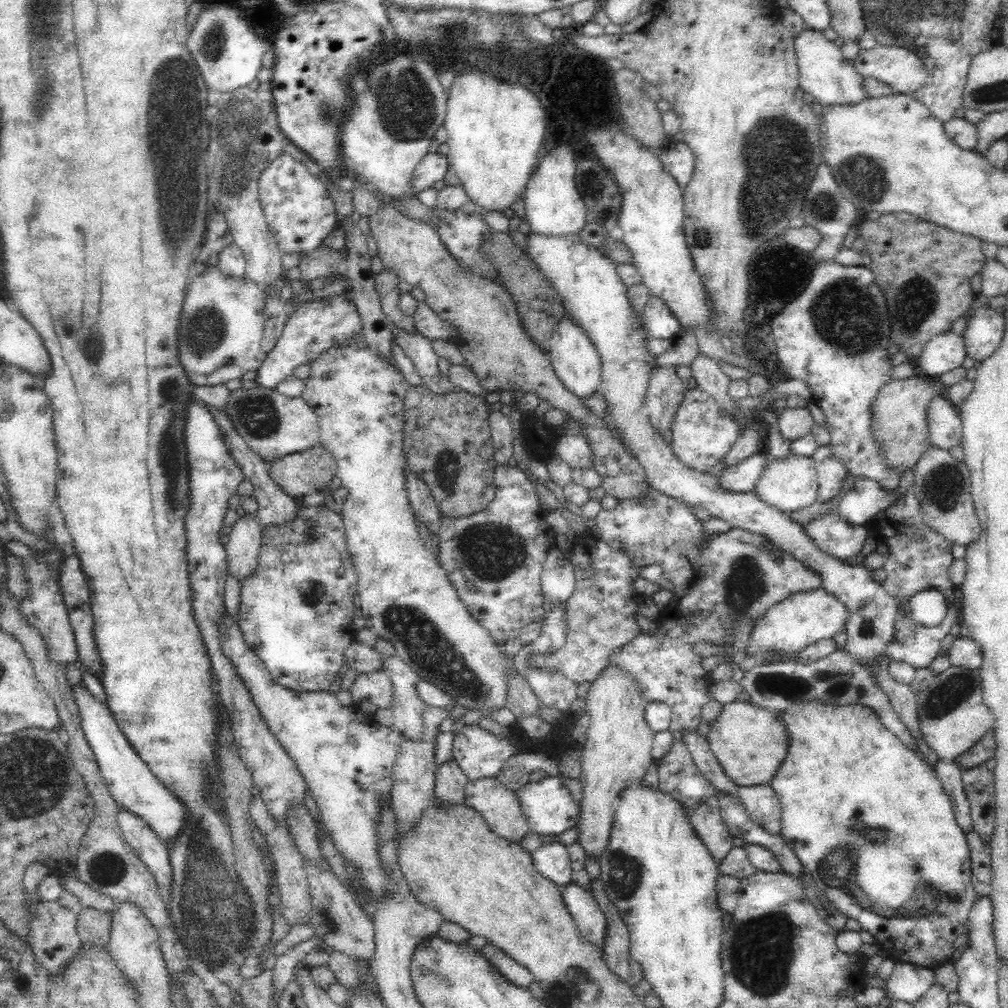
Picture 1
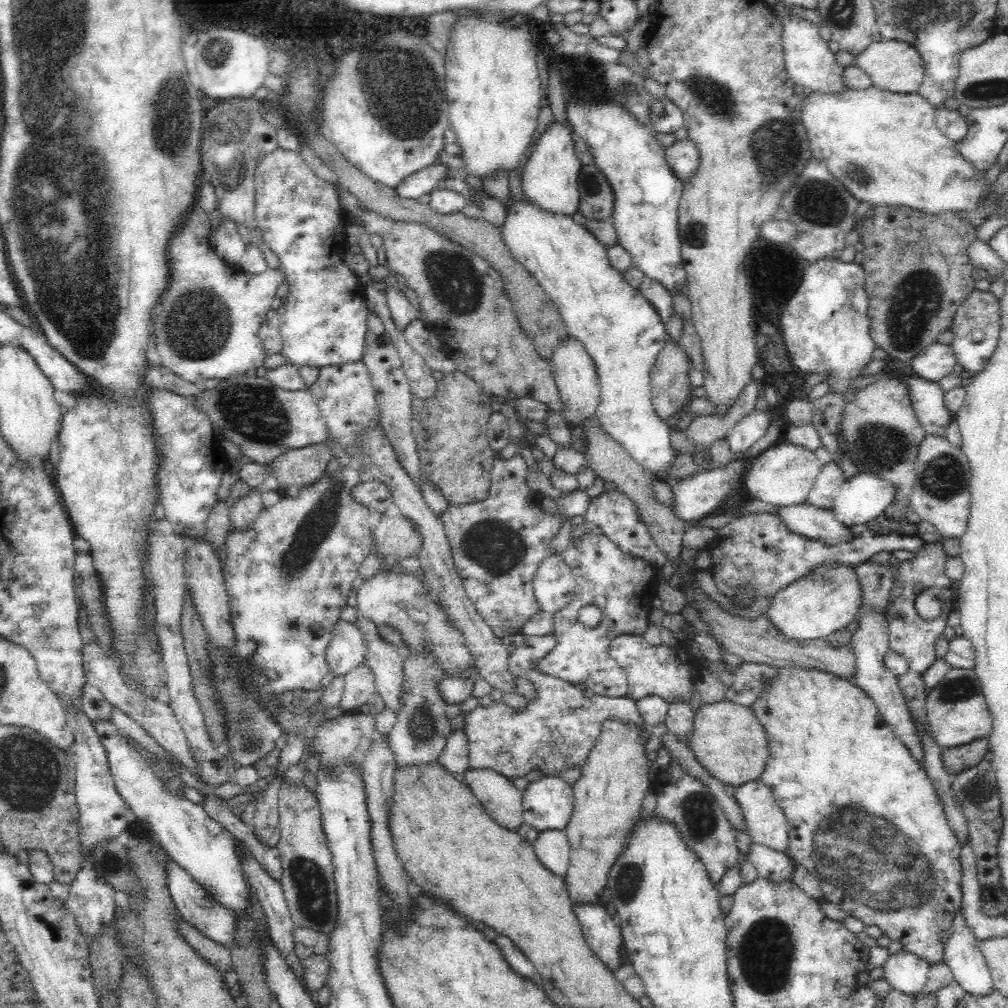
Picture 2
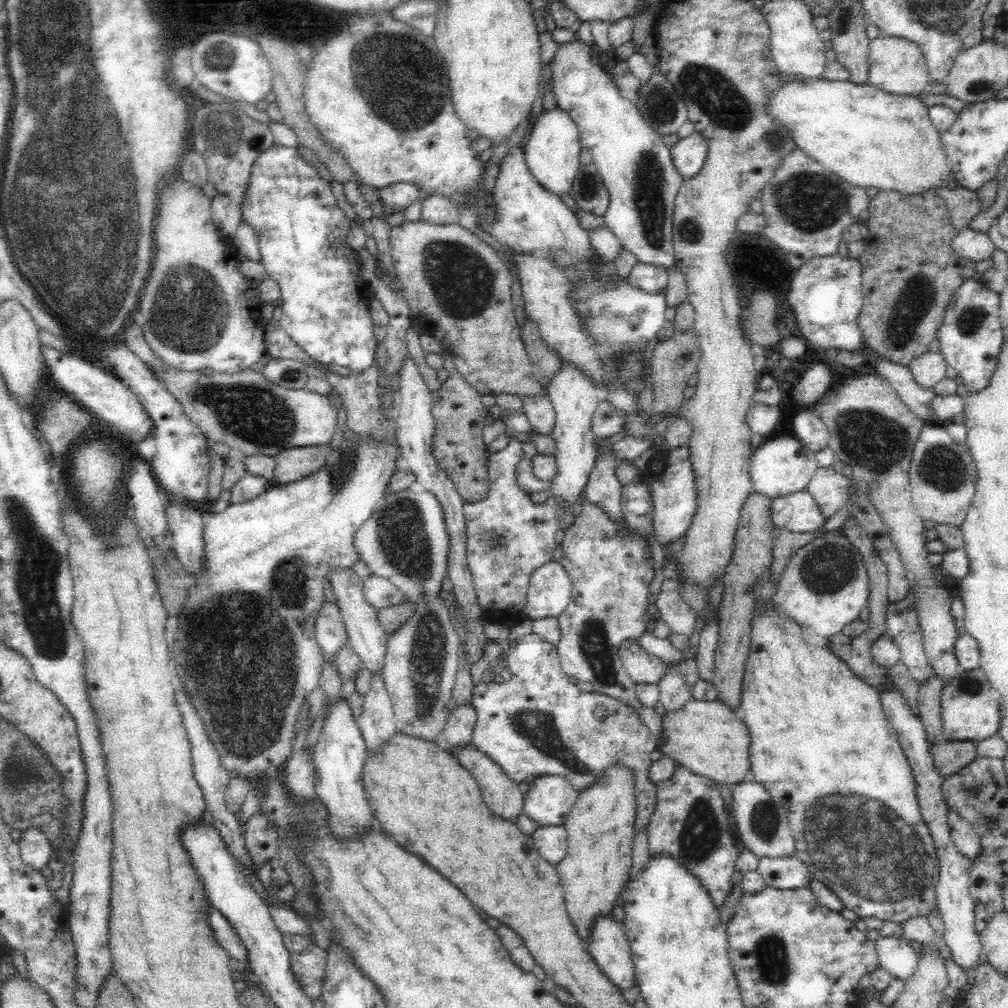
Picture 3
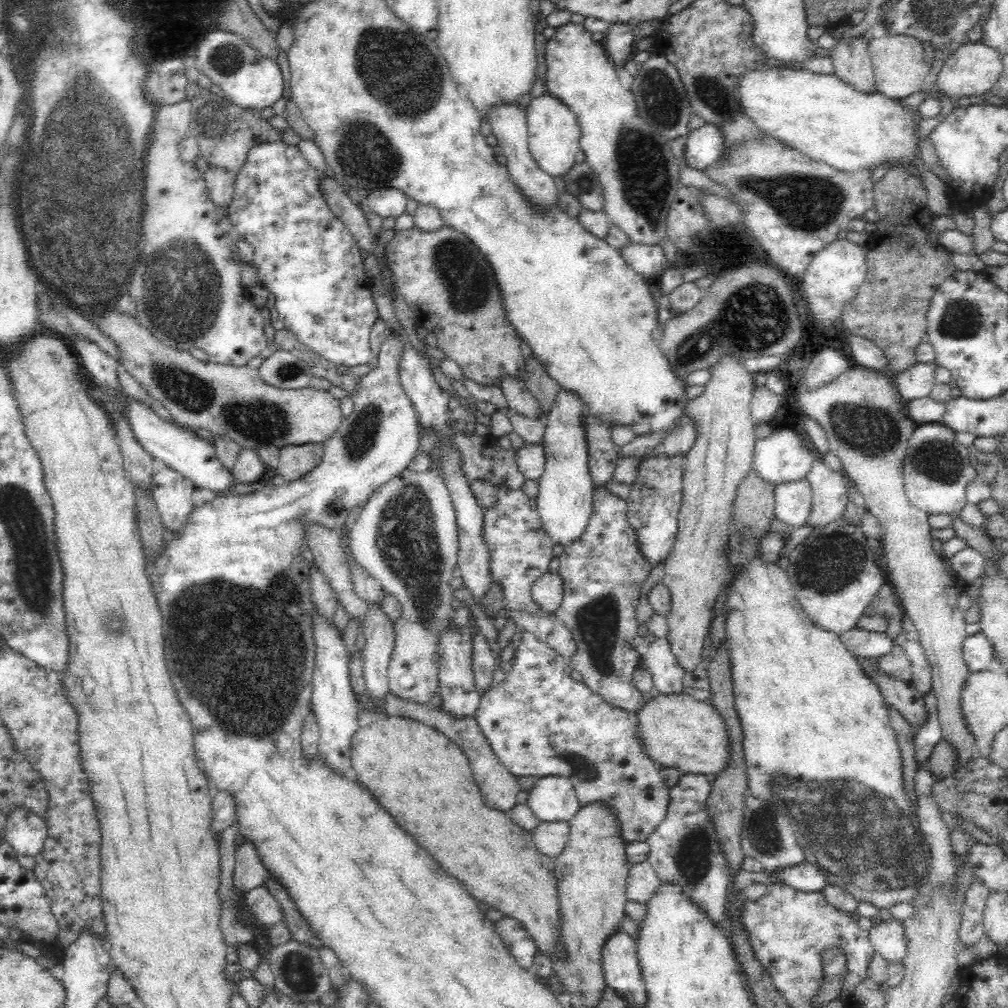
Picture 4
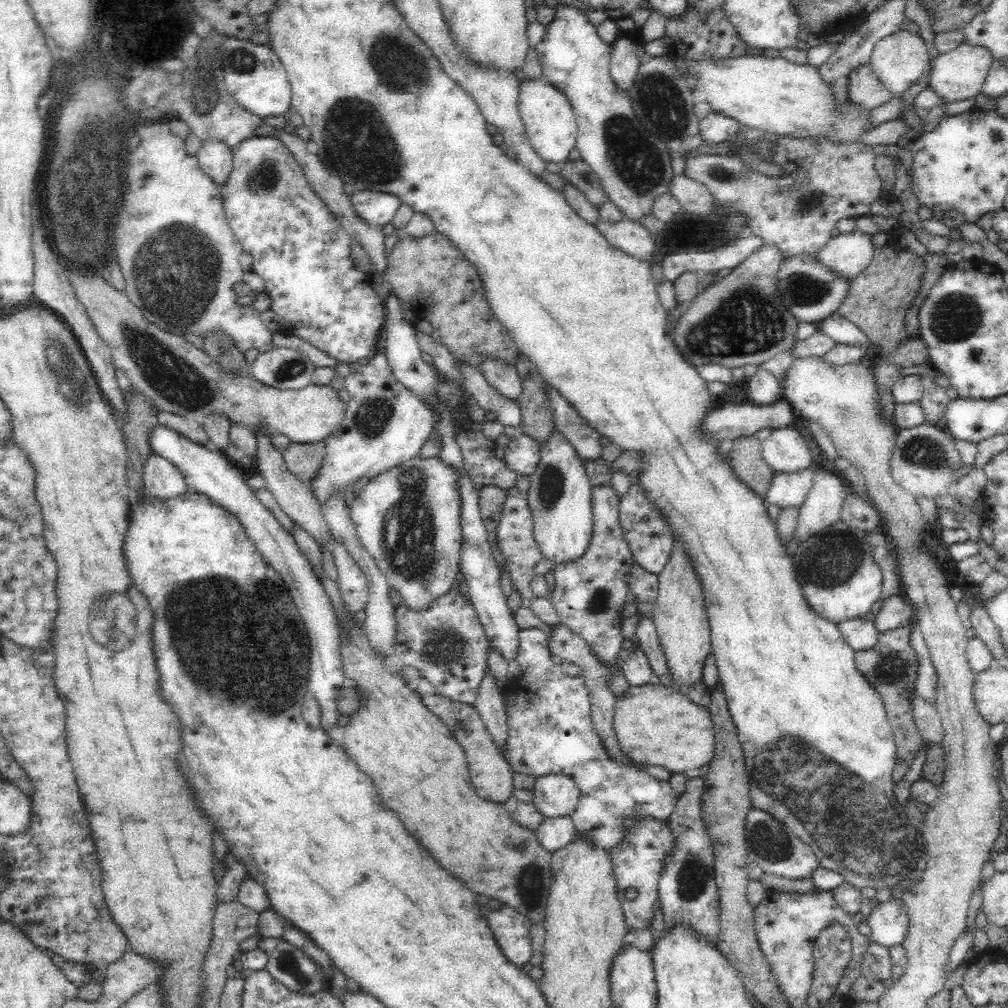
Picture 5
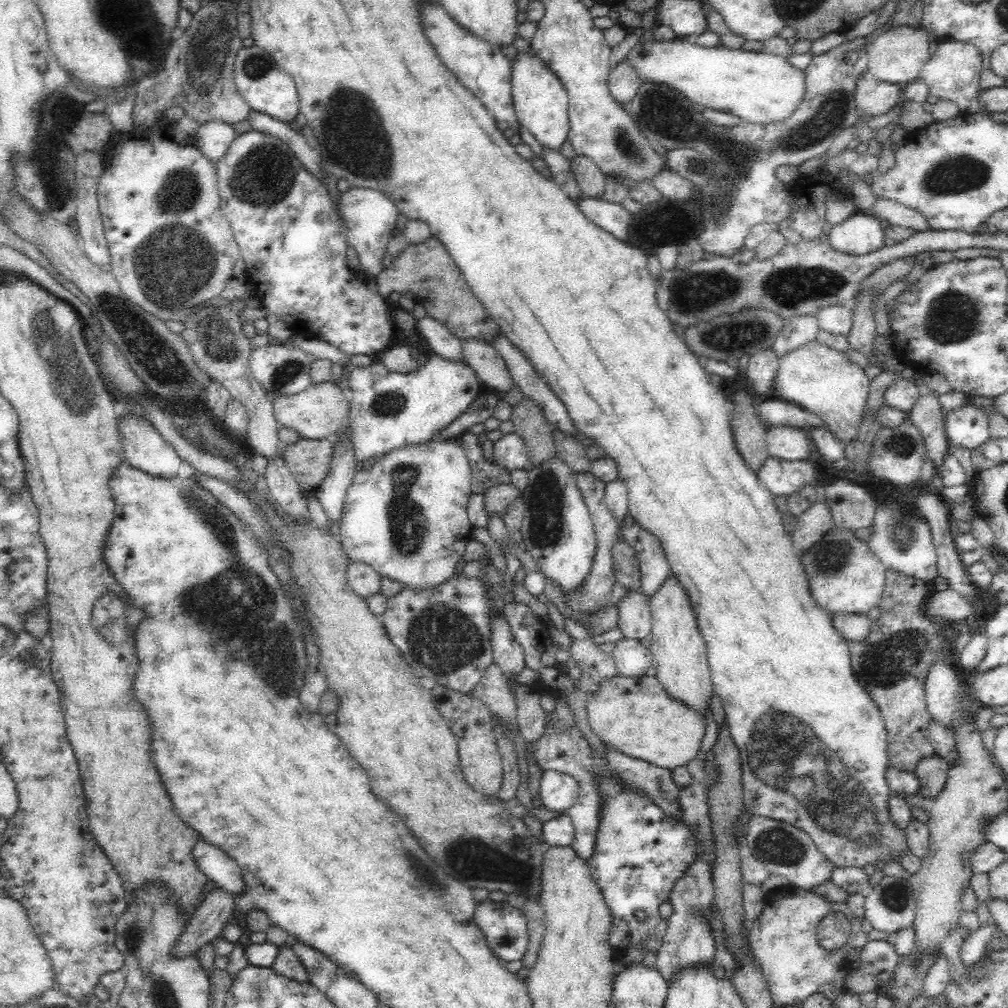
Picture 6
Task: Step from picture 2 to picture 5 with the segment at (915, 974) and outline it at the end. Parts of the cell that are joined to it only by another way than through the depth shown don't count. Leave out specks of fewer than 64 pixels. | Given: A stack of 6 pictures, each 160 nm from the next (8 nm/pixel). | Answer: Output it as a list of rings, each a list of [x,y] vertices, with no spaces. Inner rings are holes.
[[[889,899],[876,906],[867,918],[870,940],[886,948],[902,945],[909,928],[908,912],[903,901]]]

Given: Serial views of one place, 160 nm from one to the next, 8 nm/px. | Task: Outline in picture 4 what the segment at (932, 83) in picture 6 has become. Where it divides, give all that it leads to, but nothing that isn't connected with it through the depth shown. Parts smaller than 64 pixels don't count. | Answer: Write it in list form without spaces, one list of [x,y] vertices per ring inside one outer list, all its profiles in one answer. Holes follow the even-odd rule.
[[[982,42],[966,43],[950,55],[939,70],[935,87],[938,91],[945,92],[947,96],[962,98],[963,96],[980,96],[990,92],[991,88],[999,81],[1003,71],[1003,62],[1000,53],[991,46]]]

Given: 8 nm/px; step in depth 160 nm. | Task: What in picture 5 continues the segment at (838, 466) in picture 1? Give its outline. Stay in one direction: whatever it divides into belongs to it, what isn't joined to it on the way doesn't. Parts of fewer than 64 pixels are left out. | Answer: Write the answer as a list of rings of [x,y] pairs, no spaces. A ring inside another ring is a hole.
[[[823,468],[815,470],[812,488],[799,509],[795,538],[798,541],[806,540],[840,521],[846,496],[845,483],[838,475]]]

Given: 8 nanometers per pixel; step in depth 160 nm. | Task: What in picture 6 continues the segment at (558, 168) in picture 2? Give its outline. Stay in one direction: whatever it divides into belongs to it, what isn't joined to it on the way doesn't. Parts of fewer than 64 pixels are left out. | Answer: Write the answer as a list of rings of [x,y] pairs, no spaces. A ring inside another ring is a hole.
[[[532,52],[520,53],[511,62],[511,85],[515,113],[519,124],[526,128],[544,149],[562,152],[570,130],[569,96],[560,79]]]

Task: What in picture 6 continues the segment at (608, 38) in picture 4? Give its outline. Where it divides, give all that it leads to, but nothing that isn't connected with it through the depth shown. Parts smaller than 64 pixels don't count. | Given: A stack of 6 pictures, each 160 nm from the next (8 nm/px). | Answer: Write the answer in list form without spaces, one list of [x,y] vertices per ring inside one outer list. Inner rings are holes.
[[[627,56],[609,71],[609,91],[619,104],[630,102],[640,88],[641,82],[641,76]]]

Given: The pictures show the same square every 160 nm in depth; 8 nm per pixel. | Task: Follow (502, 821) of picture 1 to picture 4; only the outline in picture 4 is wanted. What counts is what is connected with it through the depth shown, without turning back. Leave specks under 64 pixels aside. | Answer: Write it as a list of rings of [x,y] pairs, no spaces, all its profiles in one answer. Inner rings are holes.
[[[388,693],[383,700],[381,706],[383,711],[388,716],[406,717],[412,720],[416,720],[424,725],[440,731],[445,737],[448,737],[450,741],[456,743],[456,746],[464,753],[464,756],[468,759],[473,772],[473,777],[481,790],[484,802],[488,804],[491,809],[496,809],[502,812],[508,812],[511,808],[515,807],[516,796],[520,792],[520,785],[516,781],[516,777],[504,768],[500,761],[496,758],[494,751],[490,748],[486,737],[480,731],[476,718],[464,717],[463,719],[454,718],[452,715],[448,715],[446,711],[443,711],[440,707],[435,705],[420,705],[416,703],[408,703],[404,699],[392,693]]]

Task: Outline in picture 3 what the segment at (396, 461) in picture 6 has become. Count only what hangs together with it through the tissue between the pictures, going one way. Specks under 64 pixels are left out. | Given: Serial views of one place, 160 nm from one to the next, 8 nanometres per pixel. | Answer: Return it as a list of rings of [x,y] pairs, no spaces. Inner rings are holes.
[[[410,487],[386,494],[374,514],[354,535],[356,550],[372,571],[372,576],[390,580],[405,594],[408,602],[416,604],[416,612],[396,632],[389,635],[382,677],[393,704],[397,732],[429,743],[441,743],[442,732],[449,719],[446,704],[452,698],[459,664],[458,652],[461,648],[460,636],[448,616],[448,607],[438,598],[440,582],[448,574],[448,541],[442,515],[439,501],[430,492],[424,488]]]

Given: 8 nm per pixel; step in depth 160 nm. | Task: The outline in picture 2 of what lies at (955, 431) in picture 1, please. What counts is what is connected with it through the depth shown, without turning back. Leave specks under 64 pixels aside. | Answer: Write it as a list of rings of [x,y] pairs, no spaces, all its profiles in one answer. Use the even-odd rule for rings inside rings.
[[[905,376],[901,380],[908,385],[912,400],[912,409],[916,413],[926,436],[946,438],[954,415],[946,407],[944,392],[936,382],[924,378]]]

